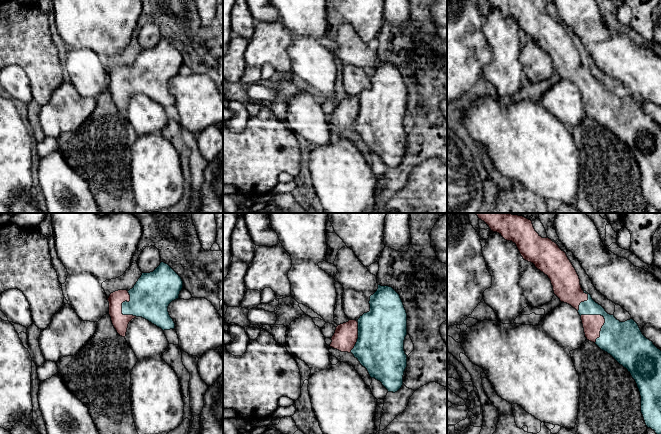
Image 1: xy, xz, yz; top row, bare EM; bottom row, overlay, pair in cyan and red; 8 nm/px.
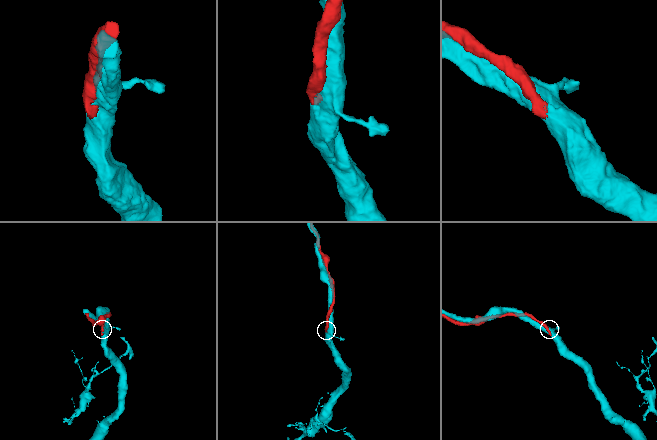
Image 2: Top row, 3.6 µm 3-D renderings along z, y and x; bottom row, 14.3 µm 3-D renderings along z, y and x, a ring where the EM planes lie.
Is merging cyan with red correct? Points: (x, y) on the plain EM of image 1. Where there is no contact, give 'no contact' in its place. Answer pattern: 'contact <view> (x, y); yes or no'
contact yz (604, 94); yes

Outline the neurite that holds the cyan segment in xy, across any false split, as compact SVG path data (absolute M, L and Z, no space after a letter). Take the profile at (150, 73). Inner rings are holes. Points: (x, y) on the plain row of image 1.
M166 39L150 49L142 49L129 67L110 70L109 91L117 109L125 113L129 98L142 93L164 106L175 104L168 88L169 80L179 74L183 64L181 53Z

